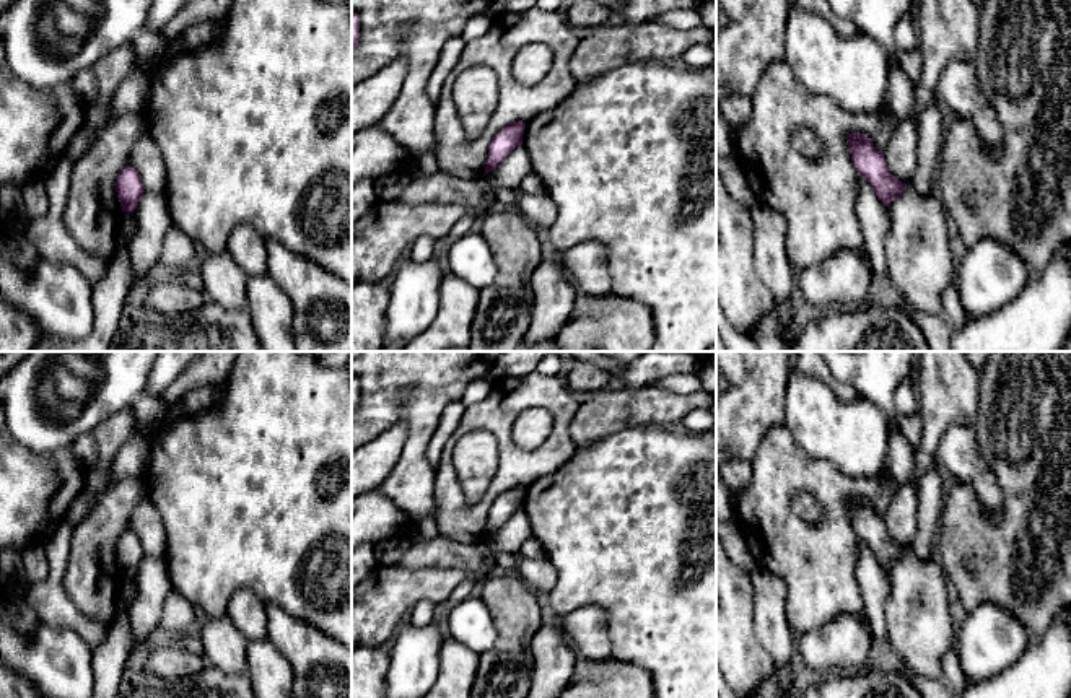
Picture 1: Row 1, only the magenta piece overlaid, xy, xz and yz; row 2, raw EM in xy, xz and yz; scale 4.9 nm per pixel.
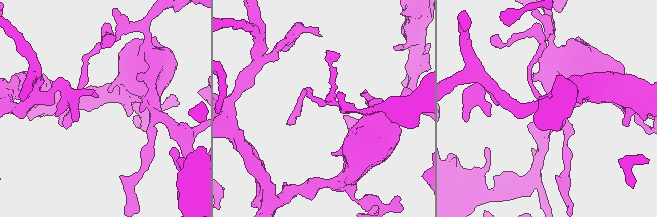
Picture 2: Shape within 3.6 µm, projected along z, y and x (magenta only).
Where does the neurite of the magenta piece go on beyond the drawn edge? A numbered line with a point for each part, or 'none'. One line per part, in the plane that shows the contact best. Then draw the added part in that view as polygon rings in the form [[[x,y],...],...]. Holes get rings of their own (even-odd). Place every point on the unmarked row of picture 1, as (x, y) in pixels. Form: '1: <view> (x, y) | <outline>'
none

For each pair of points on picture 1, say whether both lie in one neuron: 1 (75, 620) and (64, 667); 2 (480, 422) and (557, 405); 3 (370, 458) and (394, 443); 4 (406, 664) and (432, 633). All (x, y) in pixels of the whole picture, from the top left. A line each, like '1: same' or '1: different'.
1: different
2: same
3: same
4: same

